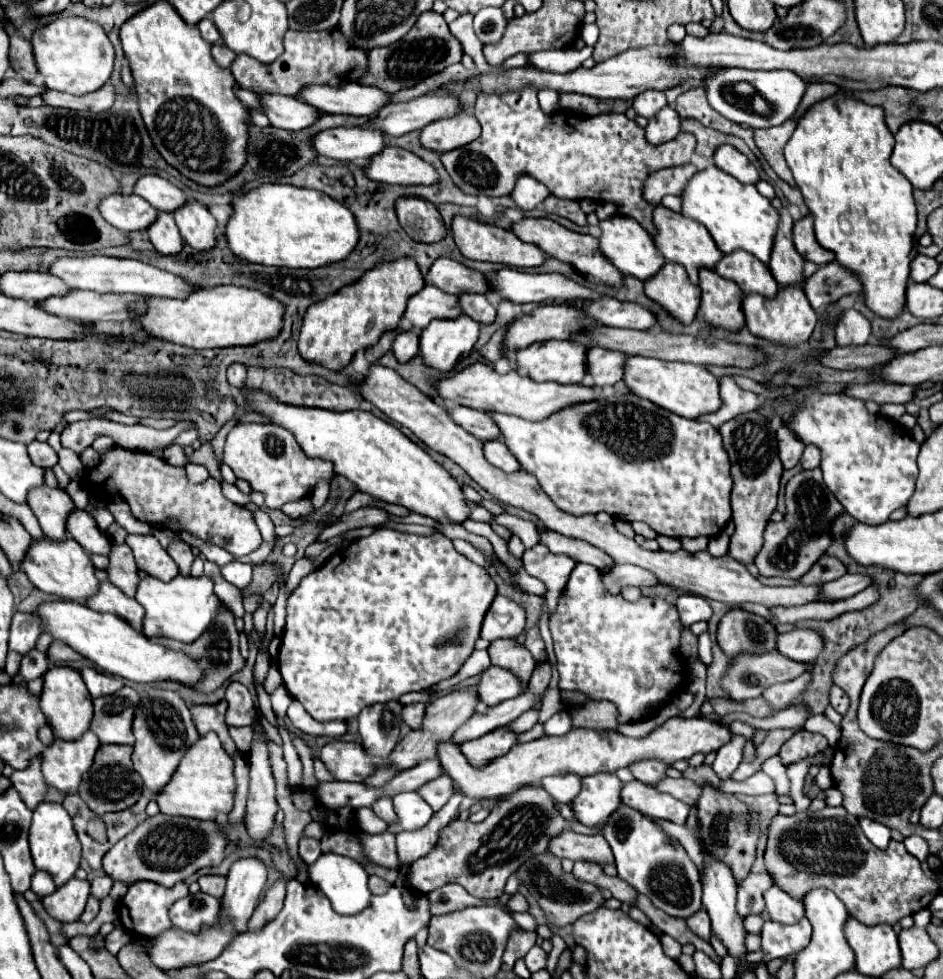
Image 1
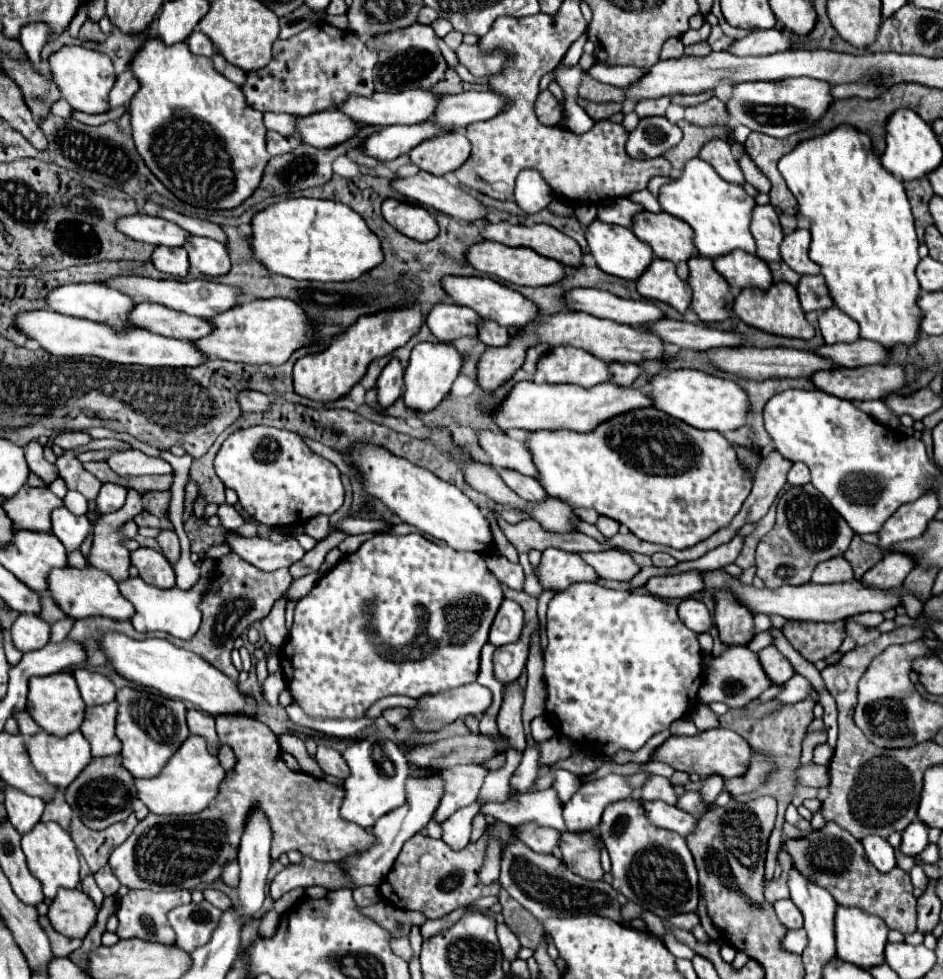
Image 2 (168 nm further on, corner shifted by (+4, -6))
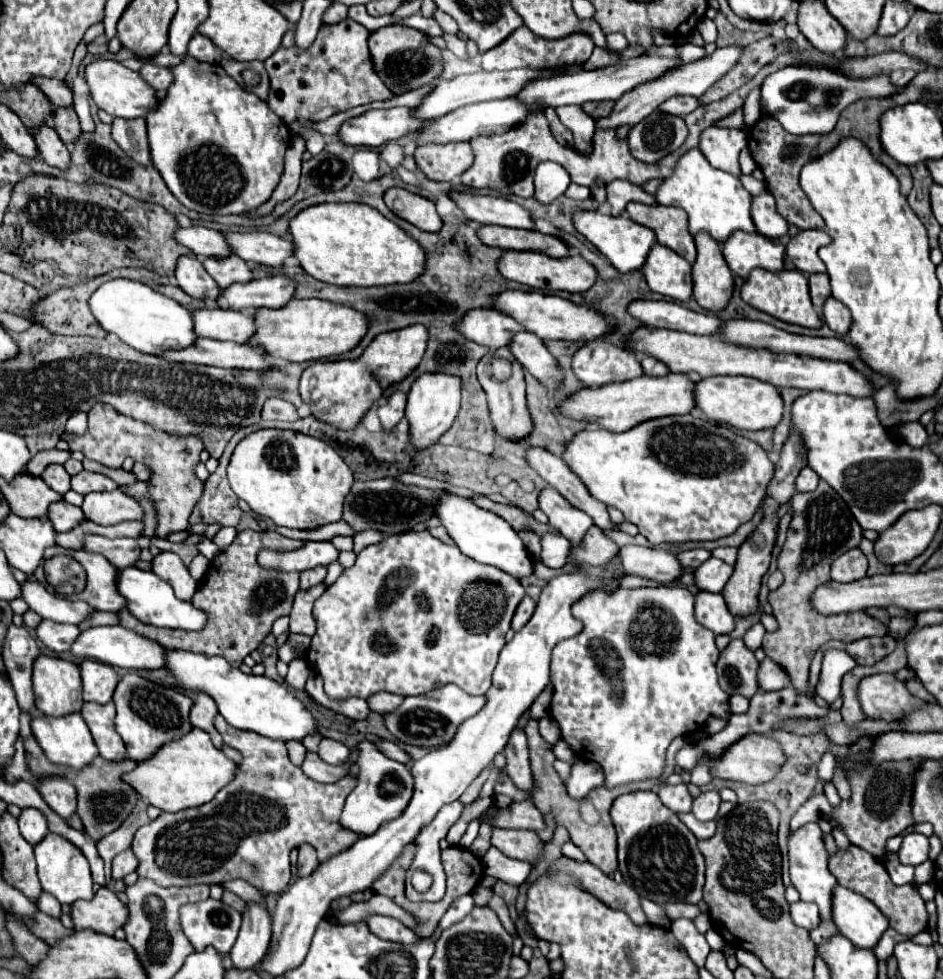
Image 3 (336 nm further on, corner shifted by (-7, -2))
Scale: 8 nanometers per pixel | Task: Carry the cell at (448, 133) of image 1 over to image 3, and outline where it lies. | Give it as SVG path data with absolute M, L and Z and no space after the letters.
M450 142L450 144L424 144L414 152L418 168L428 180L434 182L452 182L456 180L470 164L472 150L468 142Z

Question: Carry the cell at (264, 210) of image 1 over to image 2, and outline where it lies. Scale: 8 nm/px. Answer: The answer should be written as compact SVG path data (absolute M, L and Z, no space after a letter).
M287 198L257 212L251 220L251 252L269 272L293 280L349 282L383 260L379 238L347 204L319 198Z

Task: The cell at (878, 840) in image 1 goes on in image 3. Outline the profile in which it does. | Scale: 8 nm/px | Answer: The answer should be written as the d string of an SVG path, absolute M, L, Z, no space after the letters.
M886 854L888 856L888 874L896 886L910 884L914 878L914 866L902 866L898 862L898 854Z

